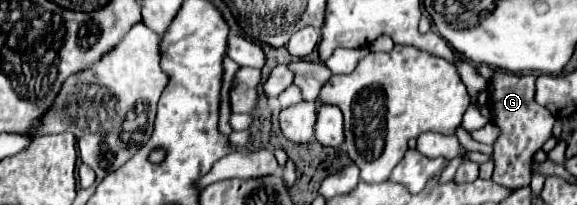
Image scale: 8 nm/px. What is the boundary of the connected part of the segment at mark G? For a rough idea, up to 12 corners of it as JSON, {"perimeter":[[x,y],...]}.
{"perimeter":[[494,70],[488,108],[500,134],[492,180],[530,184],[530,162],[554,116],[534,74]]}

